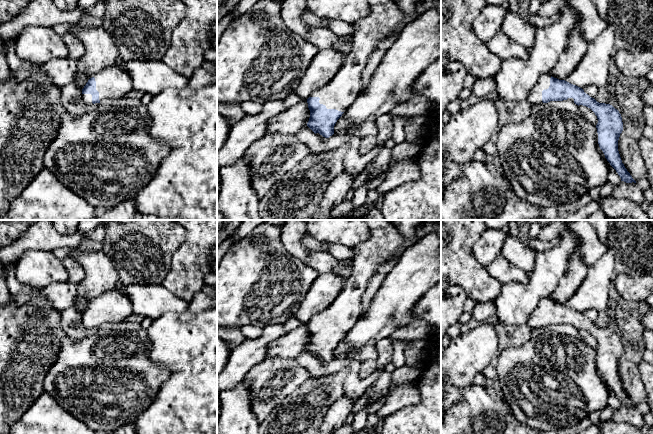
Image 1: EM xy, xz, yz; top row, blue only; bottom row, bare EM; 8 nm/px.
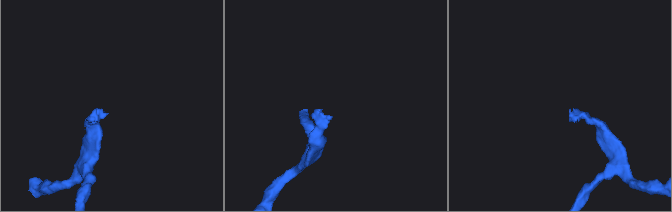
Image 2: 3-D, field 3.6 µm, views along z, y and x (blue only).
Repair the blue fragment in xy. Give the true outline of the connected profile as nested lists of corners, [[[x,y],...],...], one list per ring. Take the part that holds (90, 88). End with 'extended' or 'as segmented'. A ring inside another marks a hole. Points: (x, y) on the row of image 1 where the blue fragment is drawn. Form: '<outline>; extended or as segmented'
[[[118,66],[108,67],[88,80],[82,89],[82,100],[91,105],[100,103],[104,98],[125,97],[131,90],[128,71]]]; extended

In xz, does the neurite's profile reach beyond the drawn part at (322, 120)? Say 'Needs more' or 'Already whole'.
Needs more

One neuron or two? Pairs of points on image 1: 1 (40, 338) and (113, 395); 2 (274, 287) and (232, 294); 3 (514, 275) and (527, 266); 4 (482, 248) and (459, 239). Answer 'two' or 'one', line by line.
1: two
2: one
3: two
4: two

